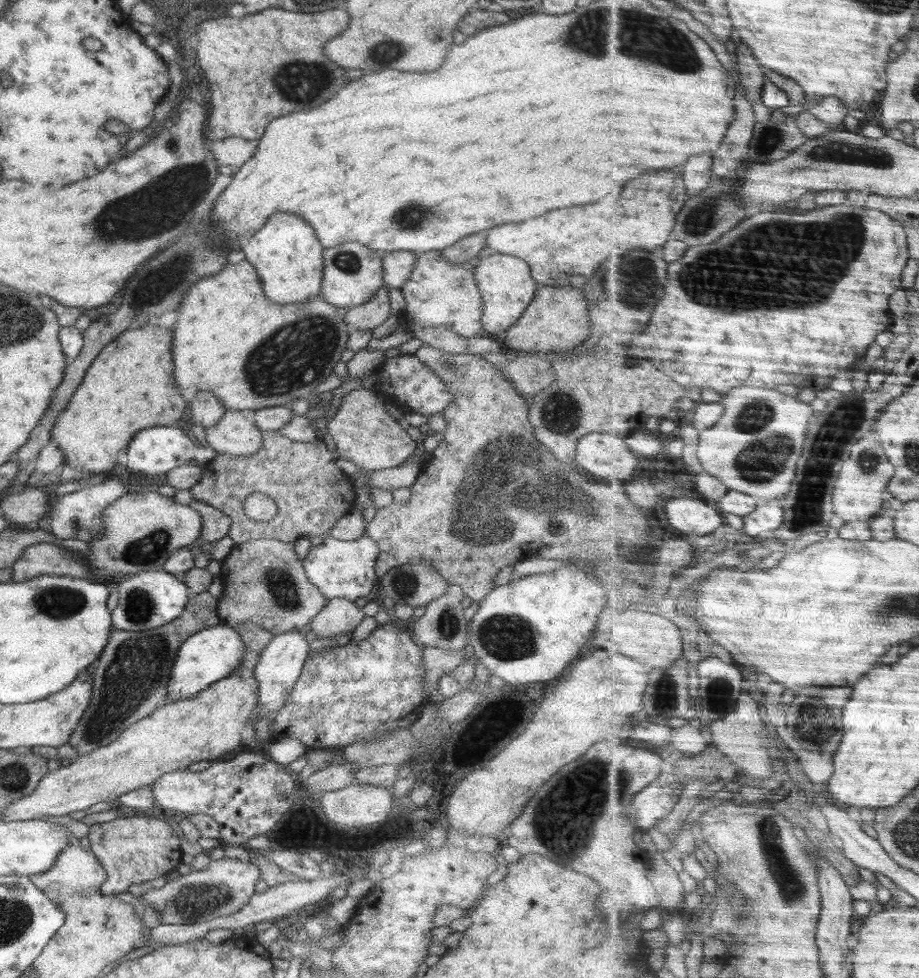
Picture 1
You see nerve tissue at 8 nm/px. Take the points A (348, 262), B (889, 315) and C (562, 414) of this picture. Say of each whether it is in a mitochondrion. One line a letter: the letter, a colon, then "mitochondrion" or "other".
A: mitochondrion
B: other
C: mitochondrion

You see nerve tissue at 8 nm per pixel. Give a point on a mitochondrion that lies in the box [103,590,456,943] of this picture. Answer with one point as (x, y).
(190, 903)

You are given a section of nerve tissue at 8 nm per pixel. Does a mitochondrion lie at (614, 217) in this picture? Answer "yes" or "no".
no

